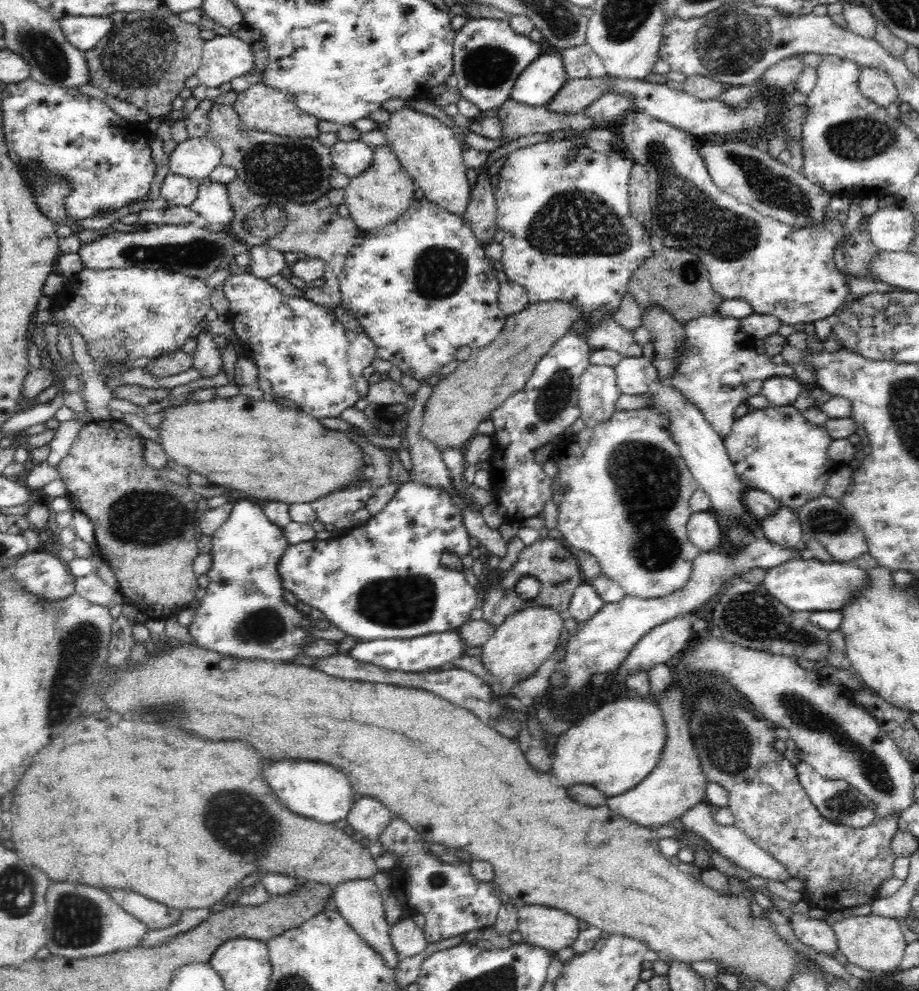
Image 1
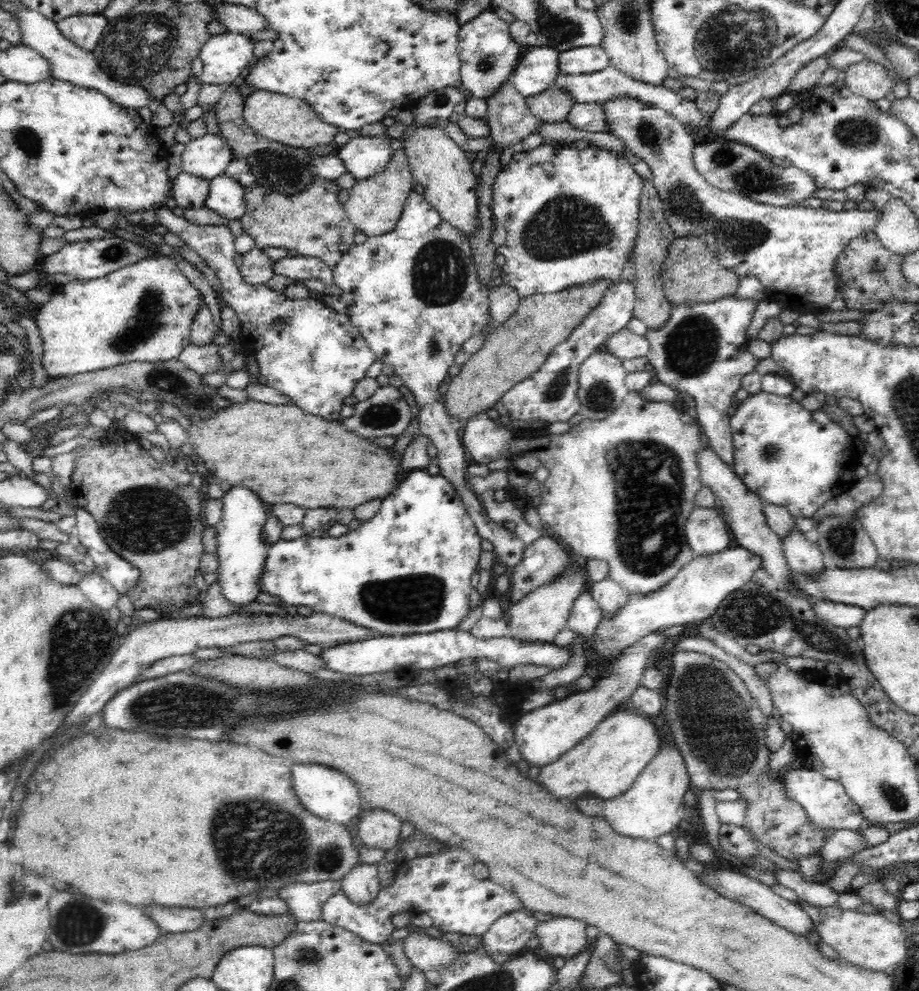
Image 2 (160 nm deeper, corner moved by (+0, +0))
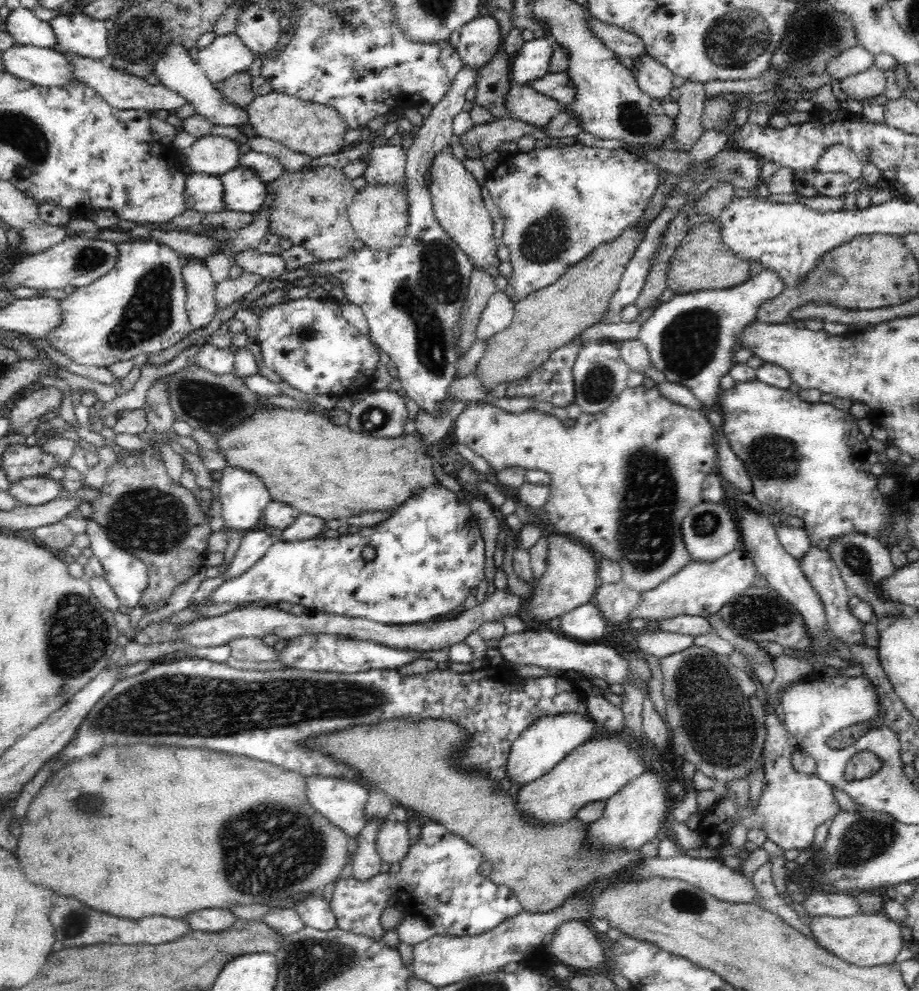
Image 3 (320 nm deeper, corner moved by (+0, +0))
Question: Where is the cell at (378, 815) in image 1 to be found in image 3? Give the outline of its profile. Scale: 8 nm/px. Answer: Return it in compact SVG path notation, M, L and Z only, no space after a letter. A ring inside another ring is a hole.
M381 820L375 832L375 848L386 864L400 864L410 847L408 825L404 821Z

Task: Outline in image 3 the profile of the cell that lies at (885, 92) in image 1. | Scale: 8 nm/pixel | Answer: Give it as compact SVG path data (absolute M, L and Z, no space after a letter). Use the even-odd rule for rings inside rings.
M872 66L837 82L837 89L841 90L841 97L852 99L880 96L886 88L884 73L878 66Z

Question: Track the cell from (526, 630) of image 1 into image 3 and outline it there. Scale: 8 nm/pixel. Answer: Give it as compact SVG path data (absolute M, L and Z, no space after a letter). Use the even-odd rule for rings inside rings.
M556 532L547 537L549 543L549 564L545 573L532 585L532 594L528 608L530 620L532 622L548 622L552 618L562 618L570 610L574 610L577 606L582 606L593 601L596 590L600 586L598 578L598 566L600 558L588 550L586 546L579 542L572 541L566 535L560 535Z

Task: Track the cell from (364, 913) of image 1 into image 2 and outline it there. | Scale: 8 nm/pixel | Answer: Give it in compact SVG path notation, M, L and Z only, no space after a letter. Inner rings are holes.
M376 863L358 864L341 881L344 895L348 895L350 901L358 905L369 903L380 892L380 878Z

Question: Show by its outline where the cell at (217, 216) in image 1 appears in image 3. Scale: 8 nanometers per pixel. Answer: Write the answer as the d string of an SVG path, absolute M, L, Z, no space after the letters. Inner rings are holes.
M242 165L221 176L223 208L239 213L257 213L269 194L267 183L256 171Z

